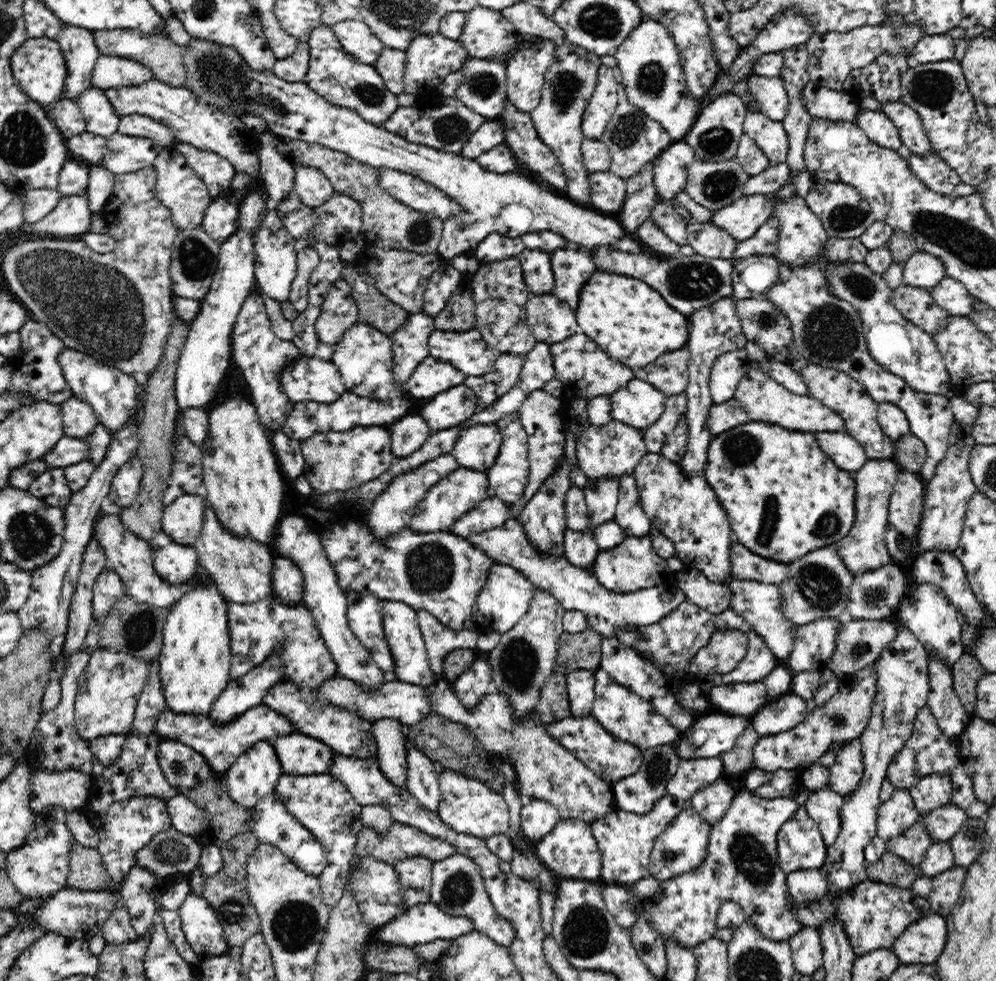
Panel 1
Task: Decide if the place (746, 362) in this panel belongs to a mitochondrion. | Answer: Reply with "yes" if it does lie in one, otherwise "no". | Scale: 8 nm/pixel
no

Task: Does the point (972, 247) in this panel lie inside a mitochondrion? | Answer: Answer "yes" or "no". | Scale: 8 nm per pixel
yes

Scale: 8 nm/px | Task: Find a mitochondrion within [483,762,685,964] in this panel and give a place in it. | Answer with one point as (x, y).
(584, 932)

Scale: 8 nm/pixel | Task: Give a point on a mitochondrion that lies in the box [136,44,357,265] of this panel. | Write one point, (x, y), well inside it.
(220, 74)

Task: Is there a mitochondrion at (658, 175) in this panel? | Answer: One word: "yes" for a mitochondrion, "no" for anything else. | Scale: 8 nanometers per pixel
no

